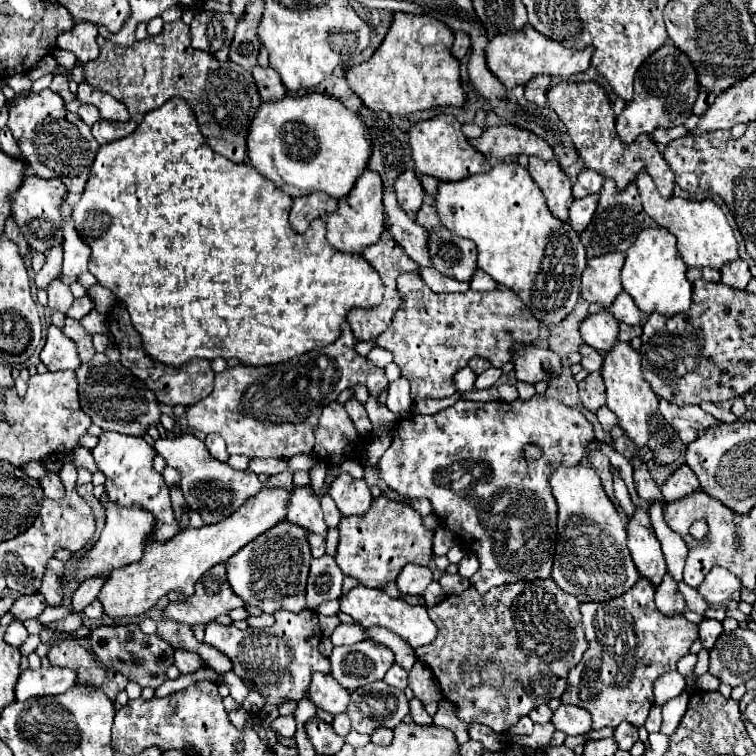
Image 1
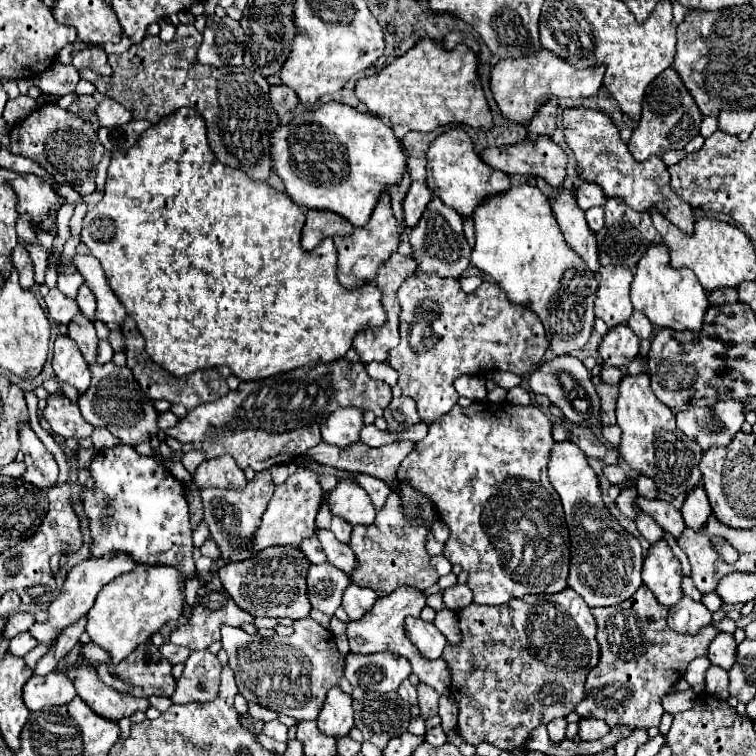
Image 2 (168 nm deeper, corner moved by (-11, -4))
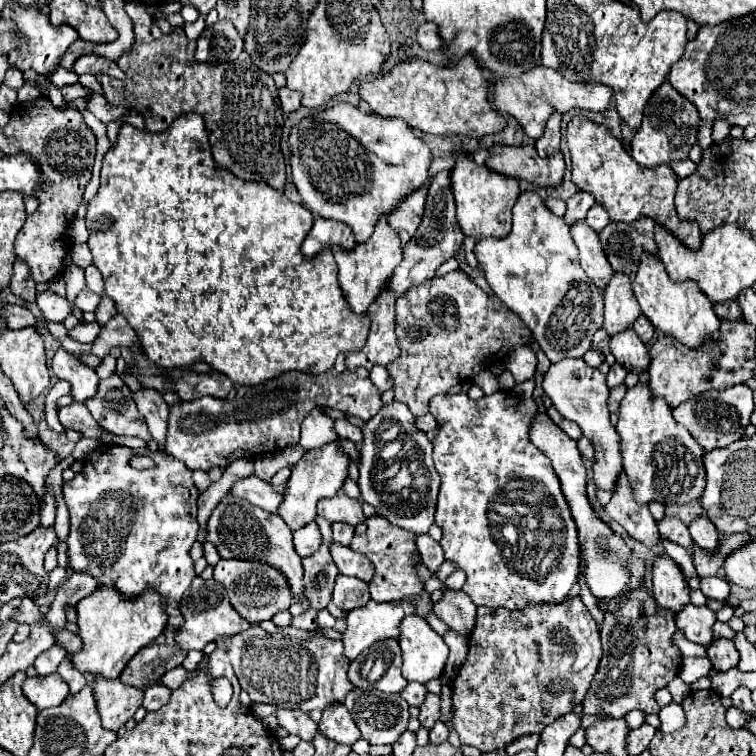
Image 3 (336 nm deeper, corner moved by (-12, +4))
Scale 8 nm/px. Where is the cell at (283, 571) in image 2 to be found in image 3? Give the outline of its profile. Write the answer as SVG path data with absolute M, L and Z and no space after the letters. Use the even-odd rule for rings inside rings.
M220 559L218 565L214 567L214 579L226 587L232 607L248 623L260 623L260 621L272 619L276 613L286 611L292 603L290 589L288 589L288 583L284 581L284 575L276 573L276 569L272 569L270 565L264 565L264 563Z

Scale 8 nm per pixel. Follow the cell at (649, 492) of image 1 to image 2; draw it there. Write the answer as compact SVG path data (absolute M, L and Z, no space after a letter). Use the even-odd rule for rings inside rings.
M643 495L637 497L637 503L639 503L639 507L641 507L645 513L649 513L649 515L657 521L657 525L659 525L661 529L669 531L675 539L683 533L685 521L683 521L681 511L679 511L673 503L663 501L663 499L659 499L659 497L647 499L647 497L643 497Z

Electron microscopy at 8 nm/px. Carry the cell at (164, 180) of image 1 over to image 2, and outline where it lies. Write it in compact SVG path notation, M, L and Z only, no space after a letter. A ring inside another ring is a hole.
M181 107L175 113L163 117L157 125L149 127L139 143L131 149L119 153L115 151L107 169L107 187L101 203L91 207L83 219L83 243L91 249L91 255L101 261L105 277L123 303L127 313L135 319L139 331L145 337L145 349L151 359L161 365L171 375L187 375L205 367L227 365L241 381L265 379L271 375L279 375L303 365L313 365L319 361L335 361L341 359L353 345L353 337L367 325L383 325L387 321L387 313L381 305L381 289L375 281L367 281L367 285L347 289L337 279L337 251L332 238L325 238L313 251L305 251L301 247L301 229L303 229L303 209L291 201L285 193L275 191L271 185L263 181L253 181L247 173L221 165L207 147L205 119L191 107Z

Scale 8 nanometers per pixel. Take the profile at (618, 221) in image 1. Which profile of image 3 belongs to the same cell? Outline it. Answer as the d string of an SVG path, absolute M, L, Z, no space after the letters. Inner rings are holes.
M644 217L644 221L634 221L632 225L612 221L604 227L600 233L600 243L614 271L634 279L642 255L658 255L654 225L656 223L650 217Z

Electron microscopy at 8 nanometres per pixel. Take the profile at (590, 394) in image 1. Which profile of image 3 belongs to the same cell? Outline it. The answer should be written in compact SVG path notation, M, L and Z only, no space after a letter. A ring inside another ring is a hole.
M618 385L616 389L610 391L610 399L608 399L610 413L616 413L616 411L618 411L618 405L620 405L620 401L622 401L624 393L626 393L626 385Z

